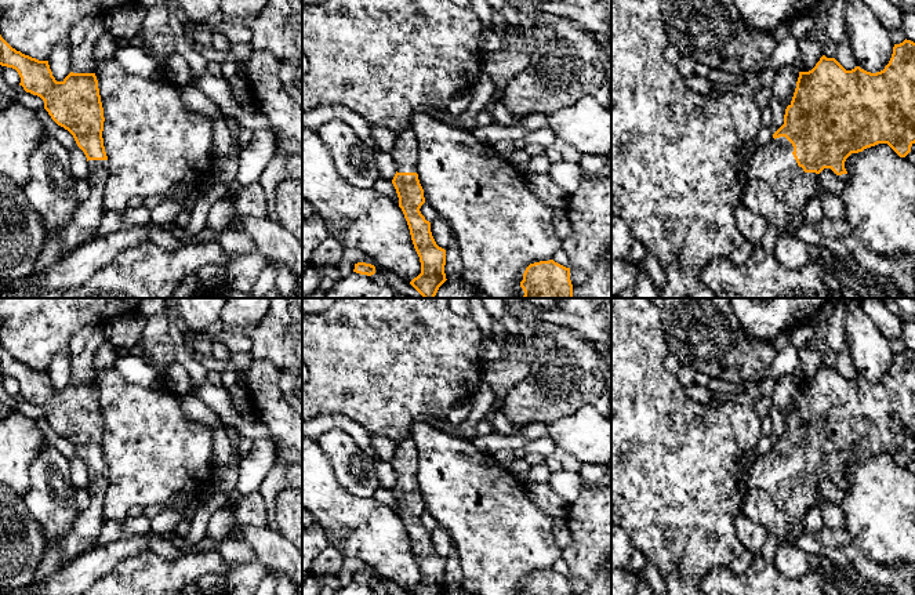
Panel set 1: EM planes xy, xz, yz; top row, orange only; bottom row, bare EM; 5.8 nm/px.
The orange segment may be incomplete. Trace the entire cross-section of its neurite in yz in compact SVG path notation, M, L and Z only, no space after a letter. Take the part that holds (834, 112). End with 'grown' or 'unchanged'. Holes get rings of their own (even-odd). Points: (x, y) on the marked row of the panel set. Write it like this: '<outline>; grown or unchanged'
M907 39L894 44L889 64L876 73L860 66L846 70L825 55L811 70L799 72L784 124L751 156L751 179L741 202L773 225L777 235L792 235L807 225L802 210L816 196L818 174L824 168L847 174L846 159L878 144L887 144L900 157L915 144L915 43Z; grown

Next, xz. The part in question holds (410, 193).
M411 127L397 134L391 155L396 163L392 184L421 262L421 273L410 284L424 298L435 298L439 287L447 280L444 273L446 250L436 244L431 222L420 211L425 197L417 174L418 144Z; grown

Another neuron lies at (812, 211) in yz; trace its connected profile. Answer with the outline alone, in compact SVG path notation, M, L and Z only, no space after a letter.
M811 196L803 210L802 210L803 218L807 224L816 224L818 222L821 218L824 218L824 211L823 211L823 204L820 197L817 196Z

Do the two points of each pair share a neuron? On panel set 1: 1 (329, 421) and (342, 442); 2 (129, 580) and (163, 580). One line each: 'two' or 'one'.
1: two
2: one

